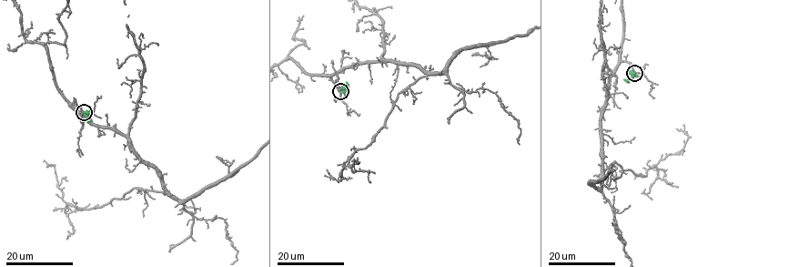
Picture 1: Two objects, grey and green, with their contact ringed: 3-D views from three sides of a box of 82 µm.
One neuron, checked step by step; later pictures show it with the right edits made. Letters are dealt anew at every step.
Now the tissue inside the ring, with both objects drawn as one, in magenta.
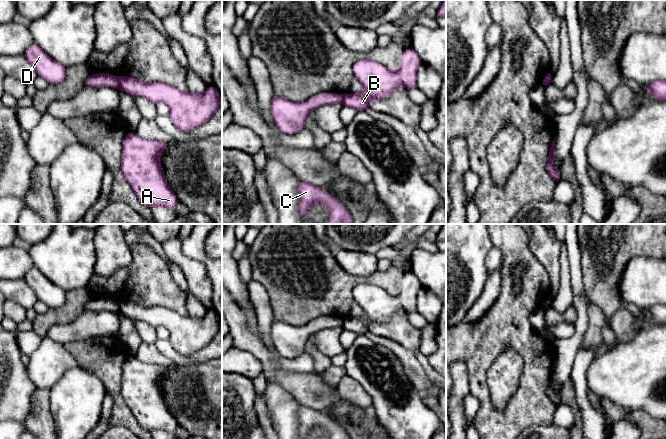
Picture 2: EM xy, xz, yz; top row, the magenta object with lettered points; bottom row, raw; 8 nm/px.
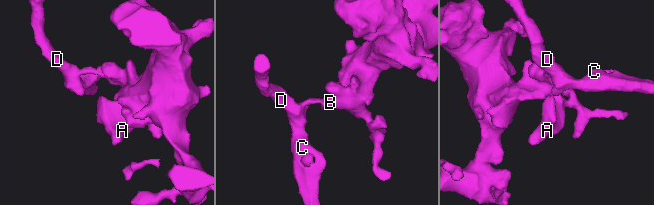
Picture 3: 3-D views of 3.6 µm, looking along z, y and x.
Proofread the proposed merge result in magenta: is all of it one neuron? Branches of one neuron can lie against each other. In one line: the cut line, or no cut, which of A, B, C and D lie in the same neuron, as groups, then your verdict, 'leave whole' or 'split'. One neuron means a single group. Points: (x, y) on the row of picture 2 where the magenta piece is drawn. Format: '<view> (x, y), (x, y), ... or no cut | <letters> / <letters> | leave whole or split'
xy (117, 78), (119, 86) | A B / C D | split

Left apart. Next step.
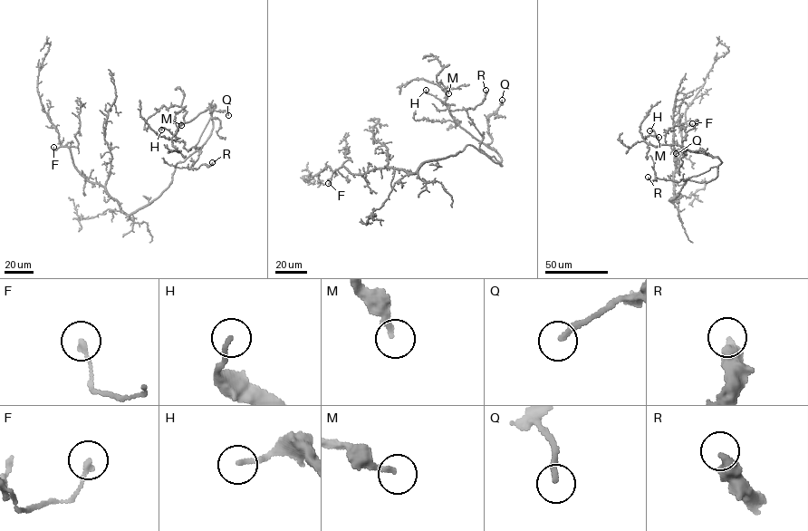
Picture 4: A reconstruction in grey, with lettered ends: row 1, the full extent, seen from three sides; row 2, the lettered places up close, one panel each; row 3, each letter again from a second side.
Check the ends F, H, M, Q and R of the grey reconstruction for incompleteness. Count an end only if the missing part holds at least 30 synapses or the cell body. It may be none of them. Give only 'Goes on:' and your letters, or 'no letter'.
Goes on: no letter

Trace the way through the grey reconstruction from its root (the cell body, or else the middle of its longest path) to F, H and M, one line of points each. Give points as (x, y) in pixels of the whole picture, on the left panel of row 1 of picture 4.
F: (161, 194), (126, 214), (103, 187), (89, 182), (78, 170), (68, 148), (53, 147)
H: (161, 194), (177, 164), (207, 139), (216, 105), (180, 124), (174, 135), (164, 128), (161, 130)
M: (161, 194), (177, 164), (207, 139), (216, 105), (180, 124), (177, 139), (172, 139), (181, 125)

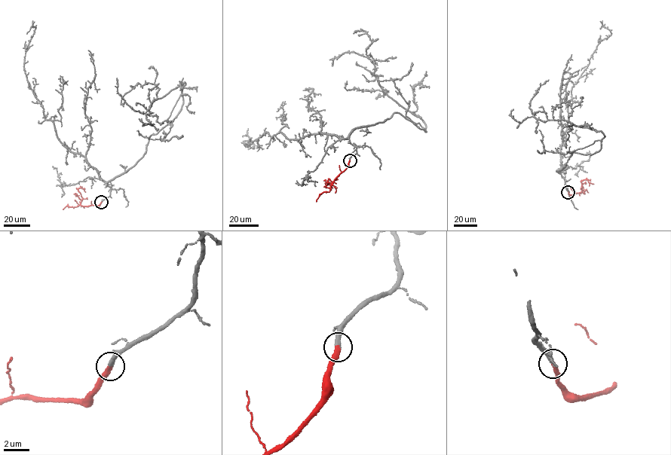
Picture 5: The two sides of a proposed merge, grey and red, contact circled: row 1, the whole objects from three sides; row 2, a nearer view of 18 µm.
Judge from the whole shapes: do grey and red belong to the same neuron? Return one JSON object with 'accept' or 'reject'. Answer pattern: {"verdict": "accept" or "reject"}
{"verdict": "accept"}

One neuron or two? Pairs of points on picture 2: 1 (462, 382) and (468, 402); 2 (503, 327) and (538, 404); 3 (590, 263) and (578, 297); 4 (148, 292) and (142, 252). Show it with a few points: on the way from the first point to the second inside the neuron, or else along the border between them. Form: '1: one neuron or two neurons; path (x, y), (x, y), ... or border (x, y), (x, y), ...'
1: two neurons; border (469, 393), (463, 398), (464, 418)
2: one neuron; path (523, 345), (534, 356), (534, 384)
3: two neurons; border (580, 260), (582, 283), (585, 294), (589, 299)
4: one neuron; path (148, 282), (145, 262)

